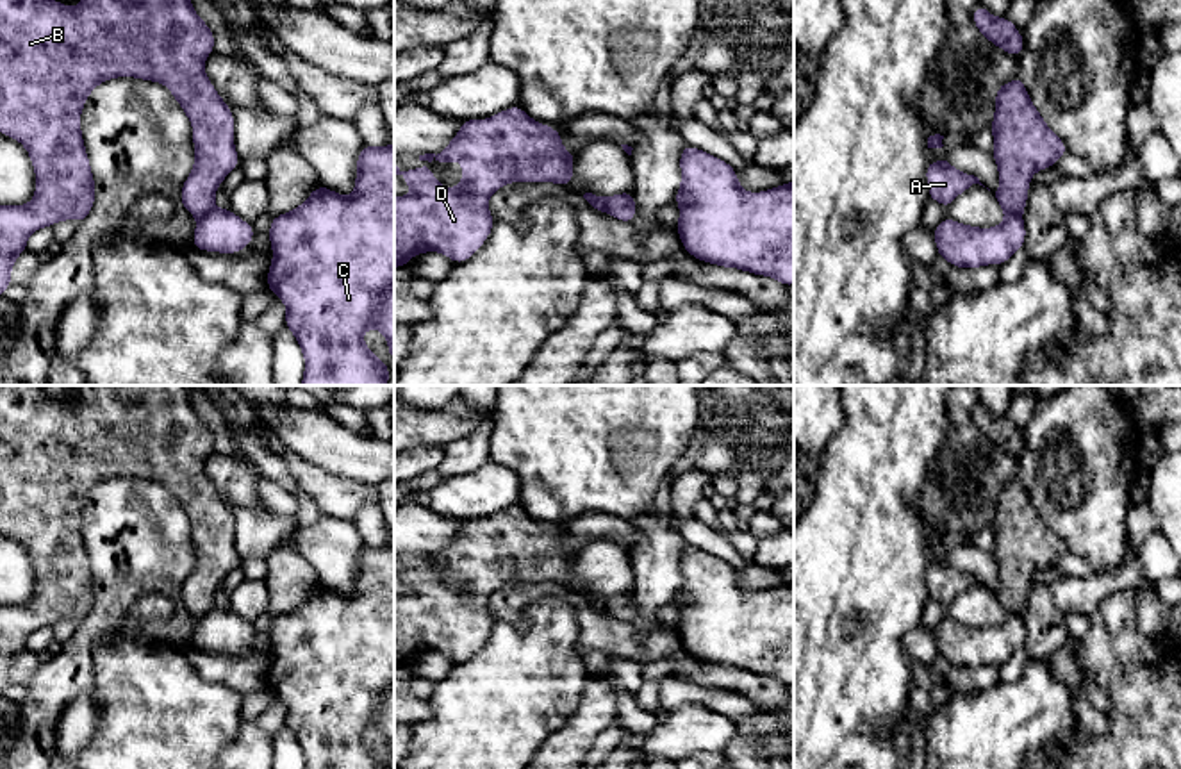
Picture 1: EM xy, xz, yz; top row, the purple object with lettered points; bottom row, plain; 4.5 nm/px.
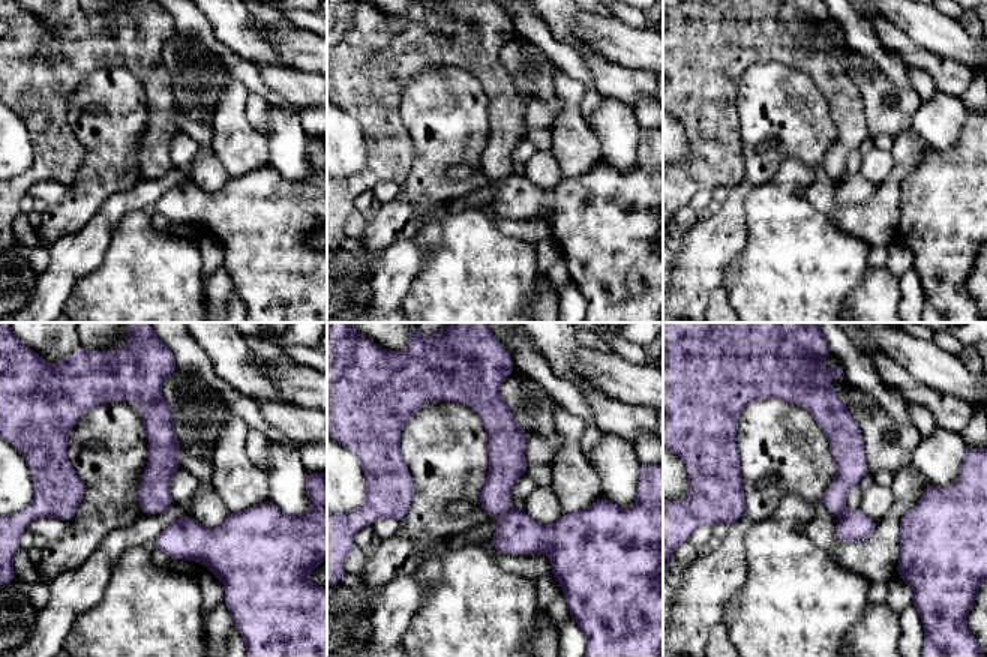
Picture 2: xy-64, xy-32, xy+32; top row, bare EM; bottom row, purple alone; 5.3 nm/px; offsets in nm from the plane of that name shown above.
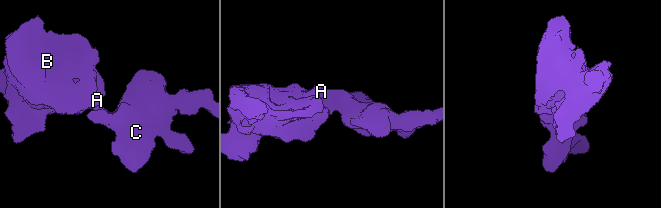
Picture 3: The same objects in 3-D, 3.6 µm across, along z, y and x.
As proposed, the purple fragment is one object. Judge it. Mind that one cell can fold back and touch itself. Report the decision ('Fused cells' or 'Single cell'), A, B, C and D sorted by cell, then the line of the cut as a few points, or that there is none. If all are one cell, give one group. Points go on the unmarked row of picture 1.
Fused cells. Groups: A B D / C. Split along xy (214, 607), (198, 620)

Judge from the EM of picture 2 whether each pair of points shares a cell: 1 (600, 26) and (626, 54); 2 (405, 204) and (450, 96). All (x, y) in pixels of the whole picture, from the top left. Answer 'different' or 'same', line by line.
1: same
2: same

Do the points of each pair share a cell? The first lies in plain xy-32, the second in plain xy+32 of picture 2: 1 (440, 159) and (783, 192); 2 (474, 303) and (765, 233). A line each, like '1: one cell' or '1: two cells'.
1: two cells
2: one cell

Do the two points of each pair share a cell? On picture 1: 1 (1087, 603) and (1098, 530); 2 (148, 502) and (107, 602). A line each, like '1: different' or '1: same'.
1: different
2: same

